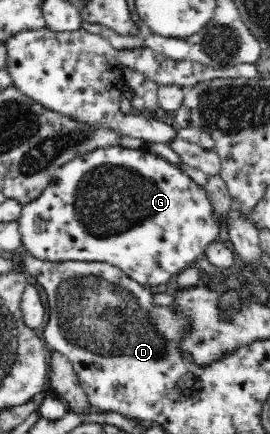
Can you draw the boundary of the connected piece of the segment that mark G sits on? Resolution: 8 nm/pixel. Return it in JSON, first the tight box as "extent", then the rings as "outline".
{"extent":[19,145,219,286],"outline":[[[121,145],[106,148],[97,148],[95,151],[84,153],[75,157],[73,161],[68,161],[54,171],[50,179],[50,184],[43,190],[37,199],[29,201],[22,207],[21,217],[19,217],[19,230],[22,236],[22,250],[29,253],[32,257],[49,262],[65,261],[87,261],[91,263],[103,262],[110,264],[125,272],[131,279],[145,286],[157,286],[167,283],[179,272],[194,265],[200,259],[207,247],[218,241],[219,221],[213,217],[211,200],[205,192],[205,188],[193,182],[187,175],[184,175],[177,166],[167,162],[165,159],[153,155],[145,149],[130,149]]]}

